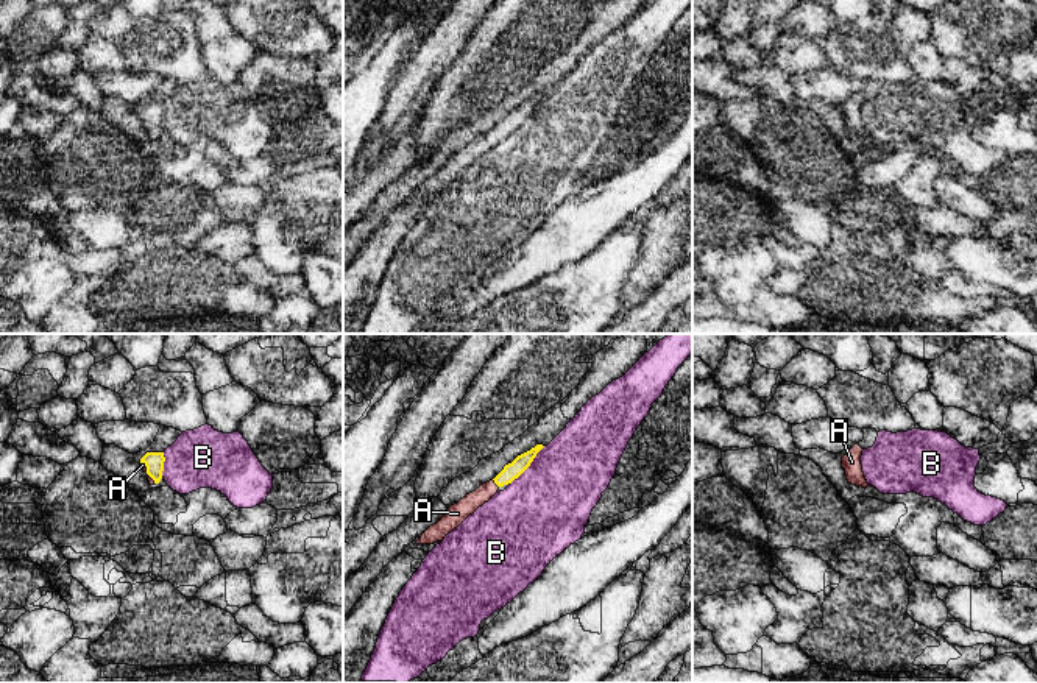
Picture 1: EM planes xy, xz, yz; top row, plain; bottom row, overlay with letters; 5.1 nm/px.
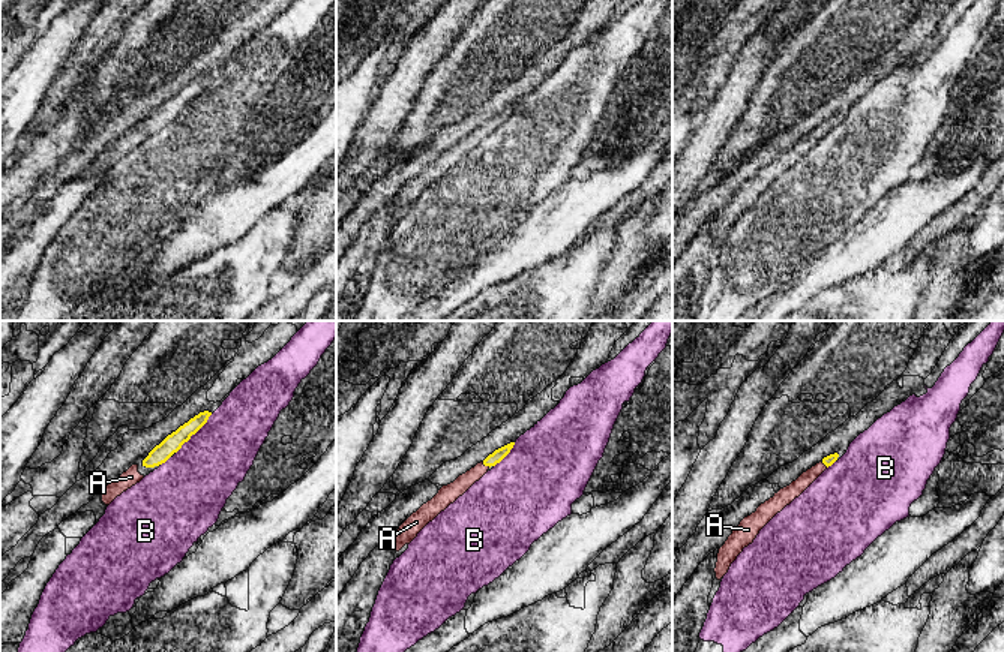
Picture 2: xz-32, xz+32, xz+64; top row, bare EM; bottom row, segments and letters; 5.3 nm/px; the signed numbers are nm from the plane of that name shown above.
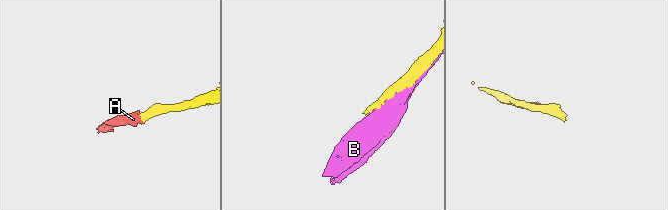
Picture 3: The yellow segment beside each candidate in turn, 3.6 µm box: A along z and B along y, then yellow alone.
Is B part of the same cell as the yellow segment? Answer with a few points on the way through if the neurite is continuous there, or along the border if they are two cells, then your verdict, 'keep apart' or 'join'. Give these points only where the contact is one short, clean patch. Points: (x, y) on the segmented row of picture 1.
keep apart

